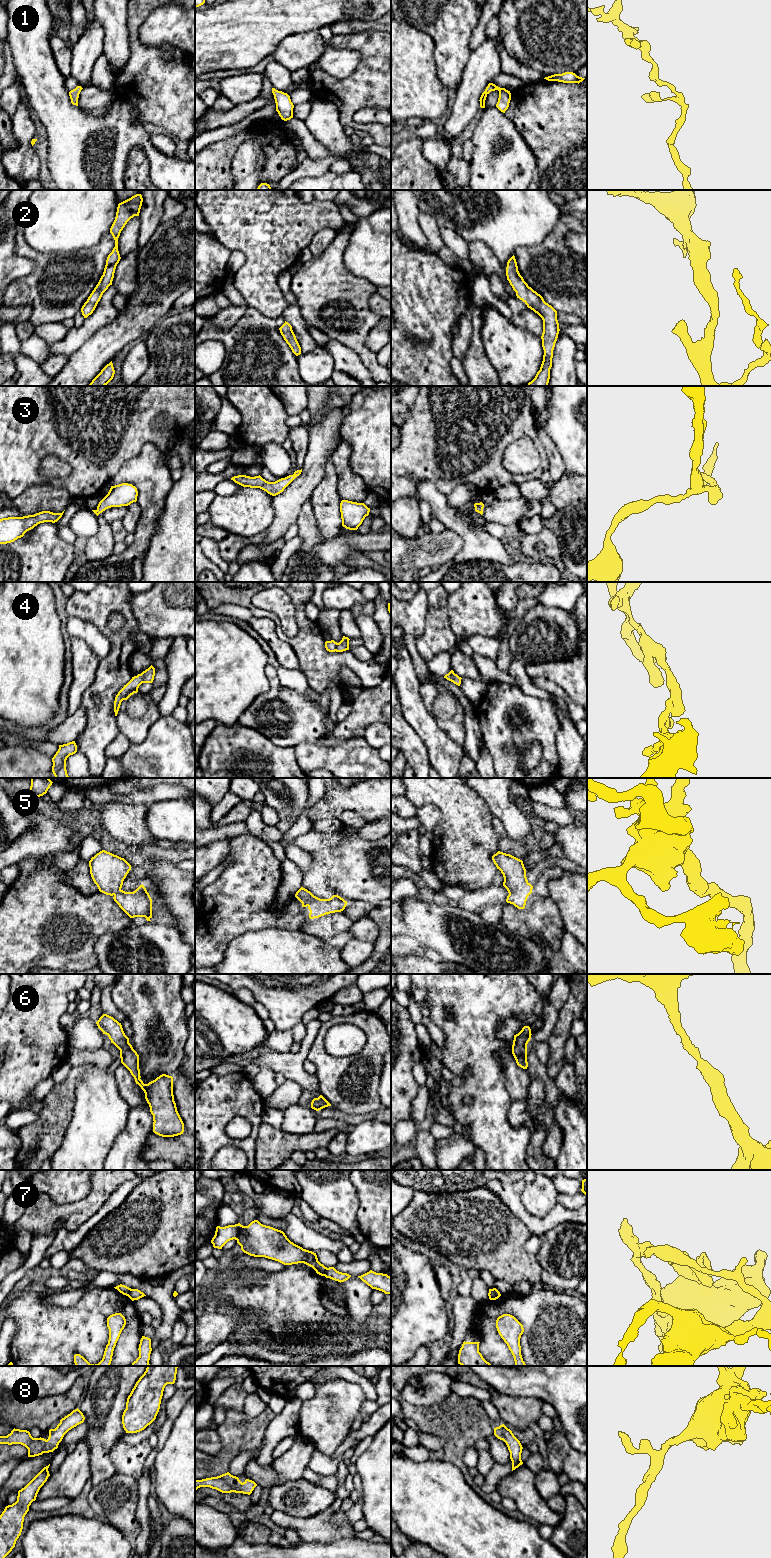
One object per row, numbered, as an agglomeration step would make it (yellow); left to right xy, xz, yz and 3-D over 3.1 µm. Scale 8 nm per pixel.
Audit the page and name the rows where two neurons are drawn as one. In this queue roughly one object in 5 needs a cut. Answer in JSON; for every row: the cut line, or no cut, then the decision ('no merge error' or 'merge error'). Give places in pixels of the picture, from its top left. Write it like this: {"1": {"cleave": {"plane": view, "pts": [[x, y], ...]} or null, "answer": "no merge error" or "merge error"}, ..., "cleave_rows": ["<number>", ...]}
{"1": {"cleave": null, "answer": "no merge error"}, "2": {"cleave": null, "answer": "no merge error"}, "3": {"cleave": null, "answer": "no merge error"}, "4": {"cleave": null, "answer": "no merge error"}, "5": {"cleave": null, "answer": "no merge error"}, "6": {"cleave": null, "answer": "no merge error"}, "7": {"cleave": {"plane": "xz", "pts": [[327, 1268], [323, 1275]]}, "answer": "merge error"}, "8": {"cleave": null, "answer": "no merge error"}, "cleave_rows": ["7"]}

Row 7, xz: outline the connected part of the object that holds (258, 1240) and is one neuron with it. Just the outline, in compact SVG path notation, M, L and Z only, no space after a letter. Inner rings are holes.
M258 1220L252 1221L248 1226L240 1223L217 1226L211 1243L214 1248L222 1249L233 1239L241 1246L241 1250L250 1256L265 1257L284 1265L304 1263L321 1276L324 1276L327 1270L327 1267L318 1261L316 1253L294 1244L283 1231L263 1225Z

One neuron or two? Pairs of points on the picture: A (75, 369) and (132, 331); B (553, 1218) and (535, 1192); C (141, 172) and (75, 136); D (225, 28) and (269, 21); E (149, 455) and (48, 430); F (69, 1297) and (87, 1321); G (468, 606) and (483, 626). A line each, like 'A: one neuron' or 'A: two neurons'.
A: one neuron
B: two neurons
C: two neurons
D: one neuron
E: two neurons
F: two neurons
G: one neuron

